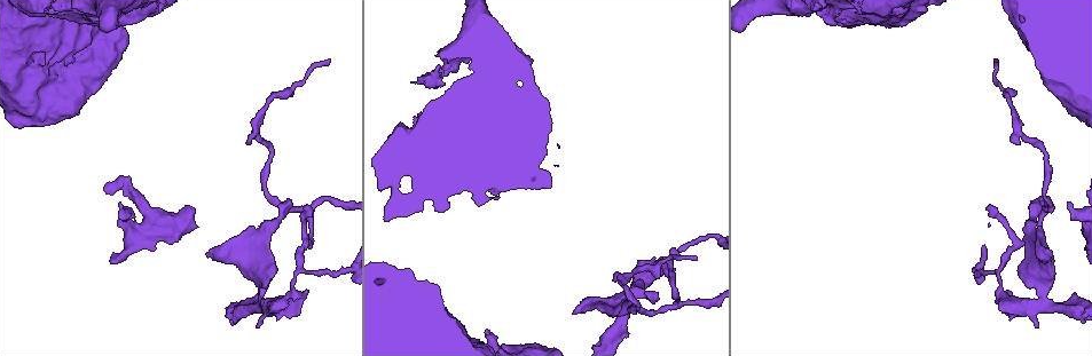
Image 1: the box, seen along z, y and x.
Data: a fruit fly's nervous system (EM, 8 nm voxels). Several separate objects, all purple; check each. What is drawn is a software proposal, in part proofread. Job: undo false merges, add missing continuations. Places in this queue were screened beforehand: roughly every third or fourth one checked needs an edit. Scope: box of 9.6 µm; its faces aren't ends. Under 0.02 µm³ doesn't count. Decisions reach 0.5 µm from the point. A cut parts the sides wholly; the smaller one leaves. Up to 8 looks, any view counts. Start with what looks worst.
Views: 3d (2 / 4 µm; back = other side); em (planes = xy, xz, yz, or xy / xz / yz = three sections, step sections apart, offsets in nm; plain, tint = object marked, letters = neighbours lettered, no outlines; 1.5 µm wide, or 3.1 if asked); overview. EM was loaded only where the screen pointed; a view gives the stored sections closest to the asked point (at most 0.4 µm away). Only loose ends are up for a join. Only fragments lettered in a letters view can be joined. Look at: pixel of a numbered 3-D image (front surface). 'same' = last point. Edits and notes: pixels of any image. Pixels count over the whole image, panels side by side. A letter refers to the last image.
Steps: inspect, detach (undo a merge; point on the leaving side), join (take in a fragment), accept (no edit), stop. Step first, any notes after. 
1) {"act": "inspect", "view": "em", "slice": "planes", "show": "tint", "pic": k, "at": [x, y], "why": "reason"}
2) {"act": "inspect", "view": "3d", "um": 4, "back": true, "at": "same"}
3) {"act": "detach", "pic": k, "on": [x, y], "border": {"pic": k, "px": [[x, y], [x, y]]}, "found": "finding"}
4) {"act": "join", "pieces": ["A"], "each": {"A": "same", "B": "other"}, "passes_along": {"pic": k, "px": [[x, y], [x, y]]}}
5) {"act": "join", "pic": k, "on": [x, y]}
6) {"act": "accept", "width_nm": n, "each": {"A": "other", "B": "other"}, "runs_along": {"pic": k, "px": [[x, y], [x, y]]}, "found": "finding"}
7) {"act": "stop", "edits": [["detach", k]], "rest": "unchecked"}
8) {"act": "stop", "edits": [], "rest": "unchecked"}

{"act": "inspect", "view": "em", "slice": "planes", "show": "letters", "pic": 1, "at": [119, 204], "why": "branch stops here"}

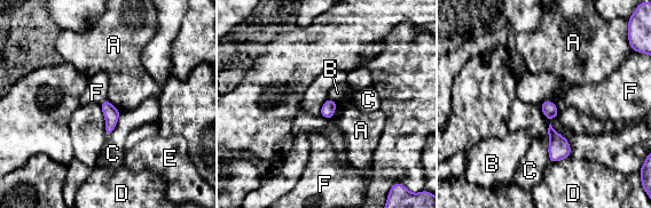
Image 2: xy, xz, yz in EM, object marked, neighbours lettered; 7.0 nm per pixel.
{"act": "accept", "each": {"A": "other", "B": "other", "C": "other", "D": "other", "E": "other", "F": "other"}, "border": {"pic": 2, "px": [[337, 102], [335, 113], [330, 120]]}, "found": "no lettered fragment goes on from it"}

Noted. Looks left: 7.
{"act": "inspect", "view": "em", "slice": "xz", "step": 8, "show": "letters", "pic": 1, "at": [658, 300], "why": "free end"}

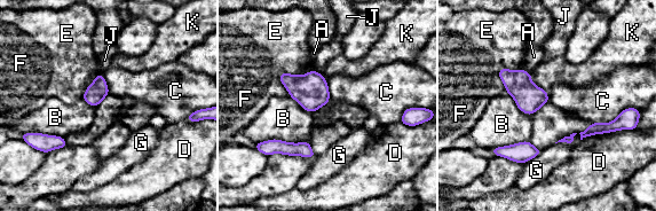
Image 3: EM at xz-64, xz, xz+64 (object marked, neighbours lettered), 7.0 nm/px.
{"act": "accept", "width_nm": 150, "each": {"A": "other", "B": "other", "C": "other", "D": "other", "E": "other", "F": "other", "G": "other", "J": "other", "K": "other"}, "border": {"pic": 3, "px": [[626, 107], [609, 122], [592, 122]]}, "found": "none of them fits"}

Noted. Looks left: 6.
{"act": "inspect", "view": "em", "slice": "xz", "step": 8, "show": "letters", "pic": 1, "at": [1050, 255], "why": "an open end"}

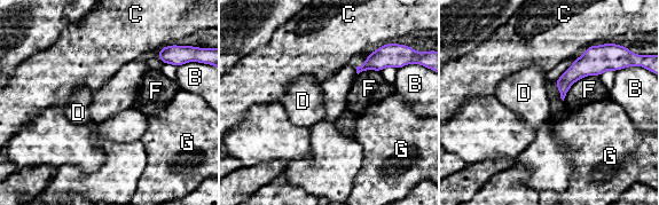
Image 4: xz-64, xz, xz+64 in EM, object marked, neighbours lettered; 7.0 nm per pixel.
{"act": "inspect", "view": "em", "slice": "planes", "show": "letters", "at": "same"}

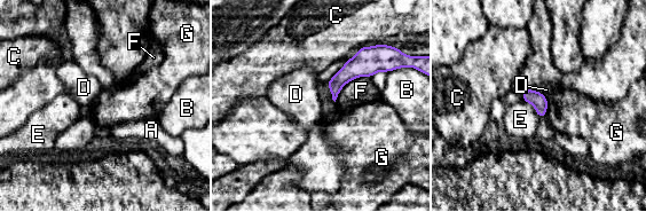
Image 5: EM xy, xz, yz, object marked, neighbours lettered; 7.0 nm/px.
{"act": "accept", "each": {"A": "other", "B": "other", "C": "other", "D": "other", "E": "other", "F": "other", "G": "other"}, "border": {"pic": 5, "px": [[524, 100], [534, 108], [540, 117]]}, "found": "no lettered fragment goes on from it"}

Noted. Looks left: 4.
{"act": "stop", "edits": [], "rest": "unchecked"}

